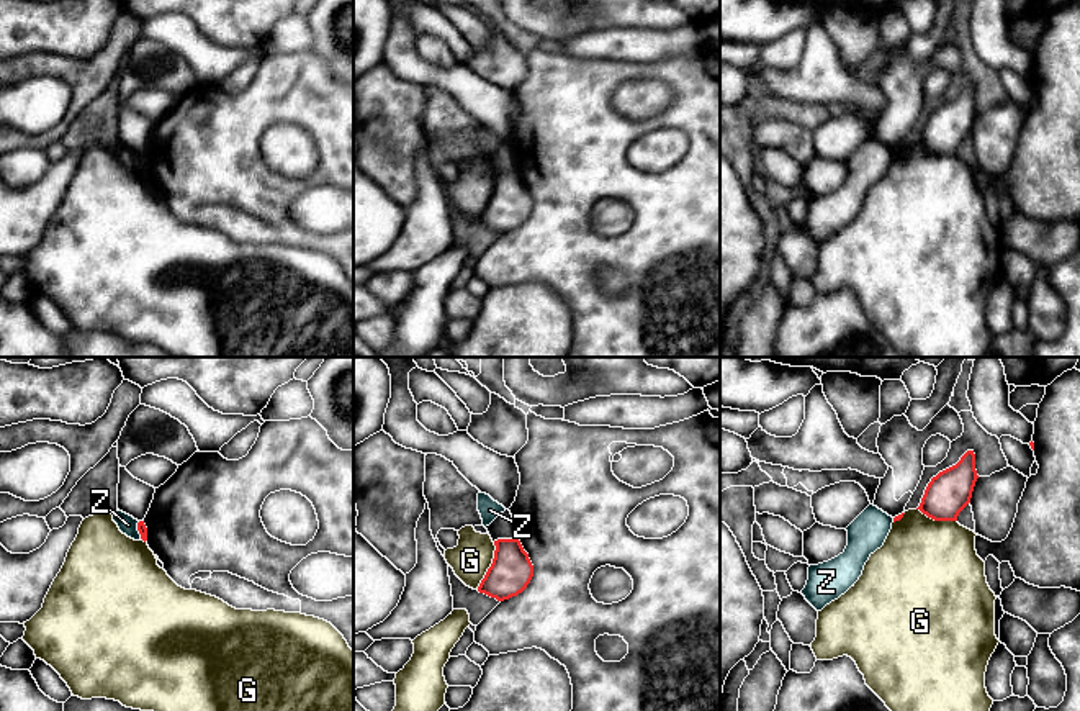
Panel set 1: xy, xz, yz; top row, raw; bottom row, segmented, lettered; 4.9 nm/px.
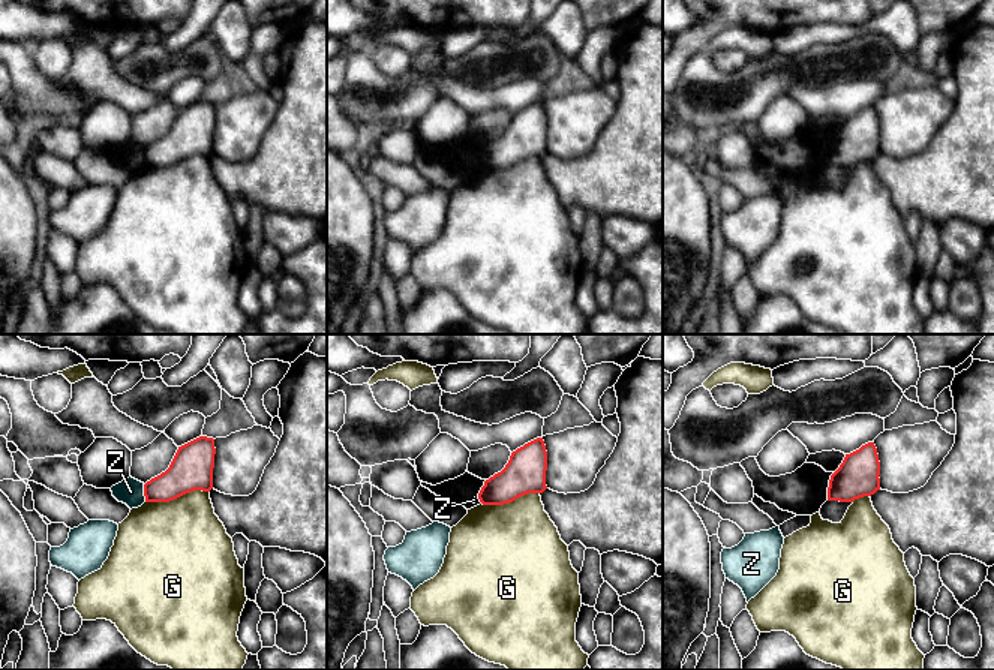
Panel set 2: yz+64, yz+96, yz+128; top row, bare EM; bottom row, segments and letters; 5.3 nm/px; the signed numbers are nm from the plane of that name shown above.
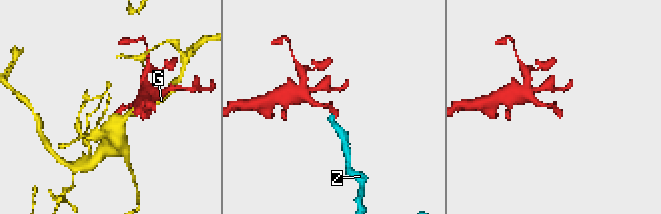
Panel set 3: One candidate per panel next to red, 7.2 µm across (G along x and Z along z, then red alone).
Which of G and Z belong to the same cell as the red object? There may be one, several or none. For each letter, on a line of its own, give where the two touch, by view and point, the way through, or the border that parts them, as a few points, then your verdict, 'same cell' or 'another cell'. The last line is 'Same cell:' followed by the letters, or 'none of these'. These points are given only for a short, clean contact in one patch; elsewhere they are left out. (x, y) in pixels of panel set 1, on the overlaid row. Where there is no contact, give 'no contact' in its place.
G: meets red in xz at (491, 566); another cell
Z: meets red in xy at (138, 529); border along xy (138, 521), (138, 531), (143, 539); another cell
Same cell: none of these

